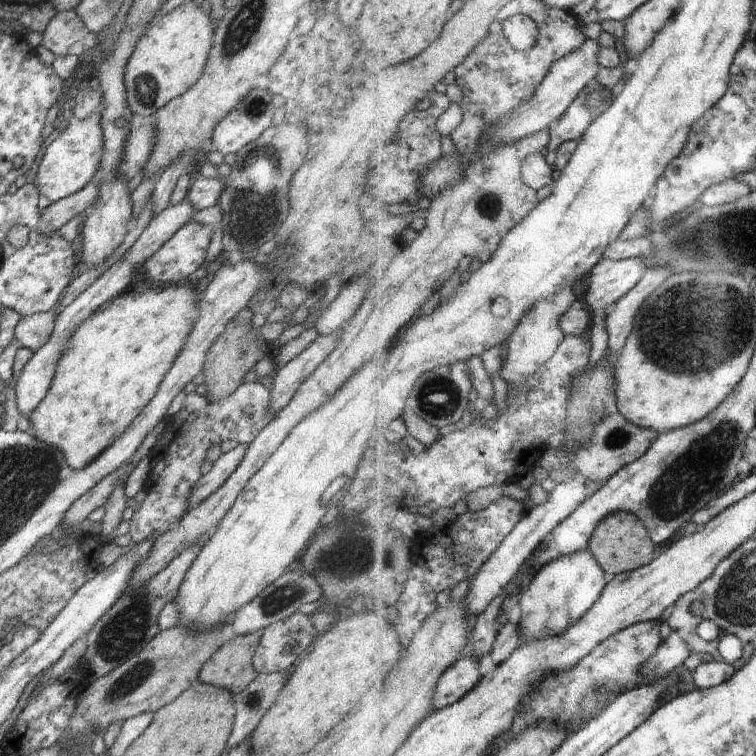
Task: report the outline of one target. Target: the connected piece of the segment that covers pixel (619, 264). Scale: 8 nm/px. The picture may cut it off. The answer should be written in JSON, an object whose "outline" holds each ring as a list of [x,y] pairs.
{"outline":[[[642,257],[624,260],[610,260],[604,258],[602,262],[593,270],[592,275],[584,282],[586,287],[586,302],[592,307],[594,312],[593,325],[591,328],[591,340],[593,344],[591,366],[589,371],[596,370],[598,364],[606,359],[610,351],[610,331],[608,328],[608,317],[620,299],[628,294],[646,276],[648,266]]]}

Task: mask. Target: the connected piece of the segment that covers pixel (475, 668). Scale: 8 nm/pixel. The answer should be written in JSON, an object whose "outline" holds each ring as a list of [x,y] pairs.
{"outline":[[[466,653],[447,673],[440,678],[432,698],[433,710],[440,710],[465,698],[482,680],[480,658]]]}

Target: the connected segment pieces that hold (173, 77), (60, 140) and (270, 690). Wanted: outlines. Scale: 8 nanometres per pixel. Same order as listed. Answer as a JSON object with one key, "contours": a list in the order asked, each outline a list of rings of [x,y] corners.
{"contours":[[[[193,1],[177,6],[146,28],[124,68],[131,113],[142,118],[154,116],[167,102],[188,92],[203,74],[214,33],[215,21]]],[[[100,113],[82,120],[71,118],[66,130],[44,150],[34,184],[40,196],[54,203],[81,191],[88,182],[97,177],[104,150],[100,120],[102,120]]],[[[289,672],[258,673],[244,692],[233,695],[235,717],[225,744],[226,750],[236,748],[254,732],[260,720],[276,702],[280,690],[286,686]]]]}

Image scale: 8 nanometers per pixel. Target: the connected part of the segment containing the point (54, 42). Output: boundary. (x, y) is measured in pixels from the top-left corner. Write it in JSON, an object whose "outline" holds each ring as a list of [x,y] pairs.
{"outline":[[[75,10],[58,11],[43,32],[41,45],[57,57],[76,55],[98,43],[93,33]]]}

